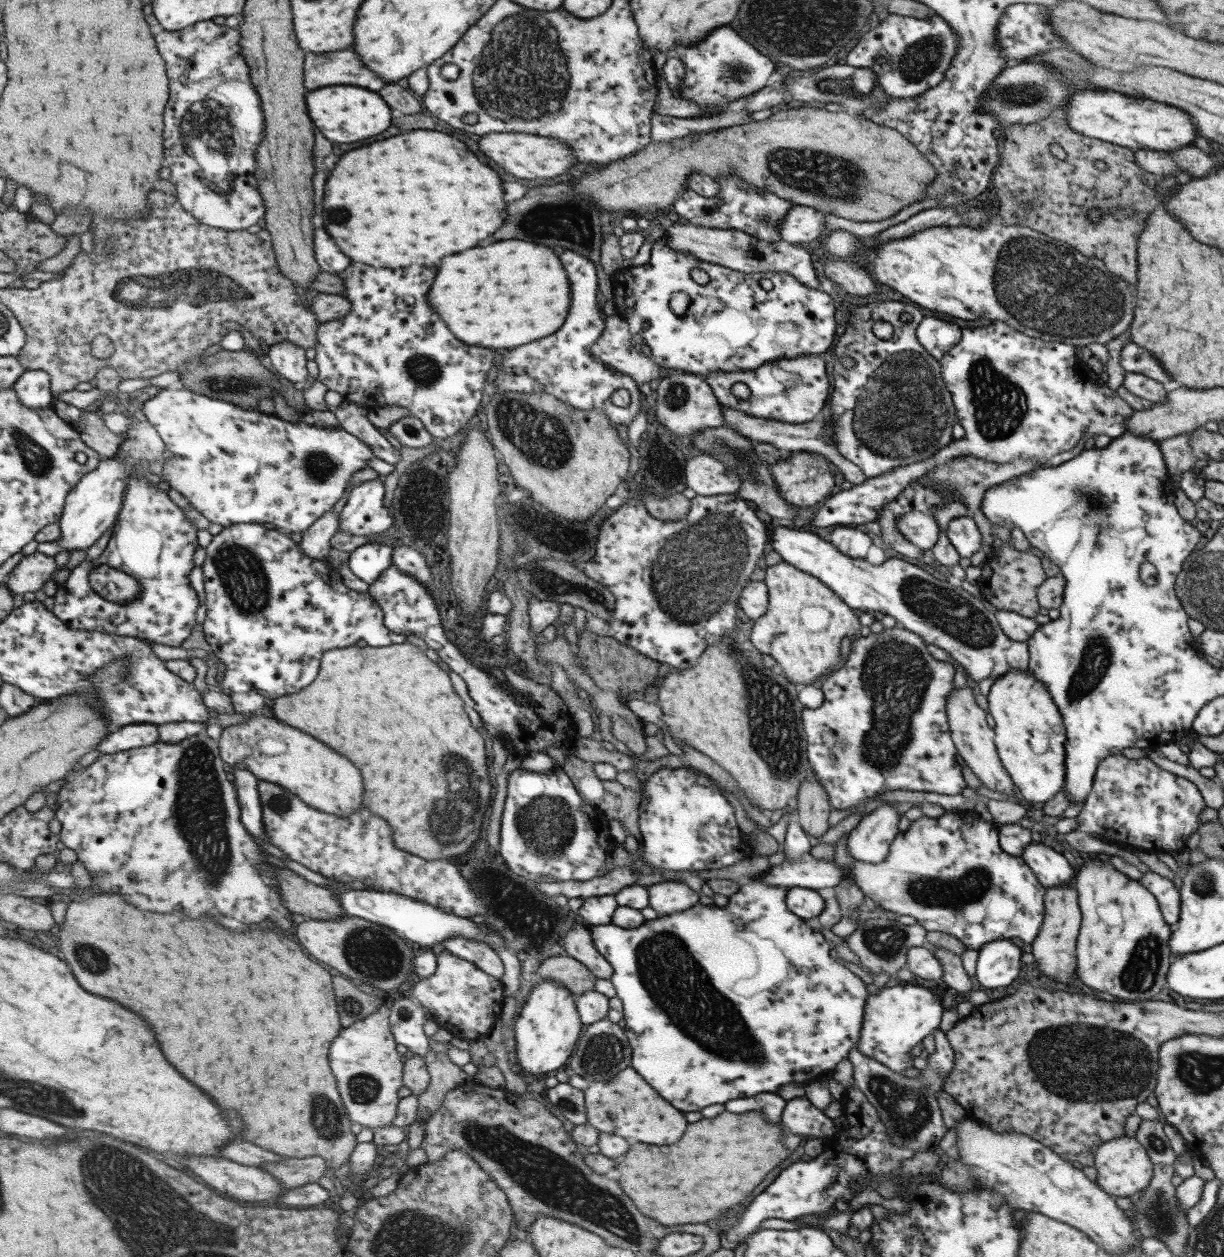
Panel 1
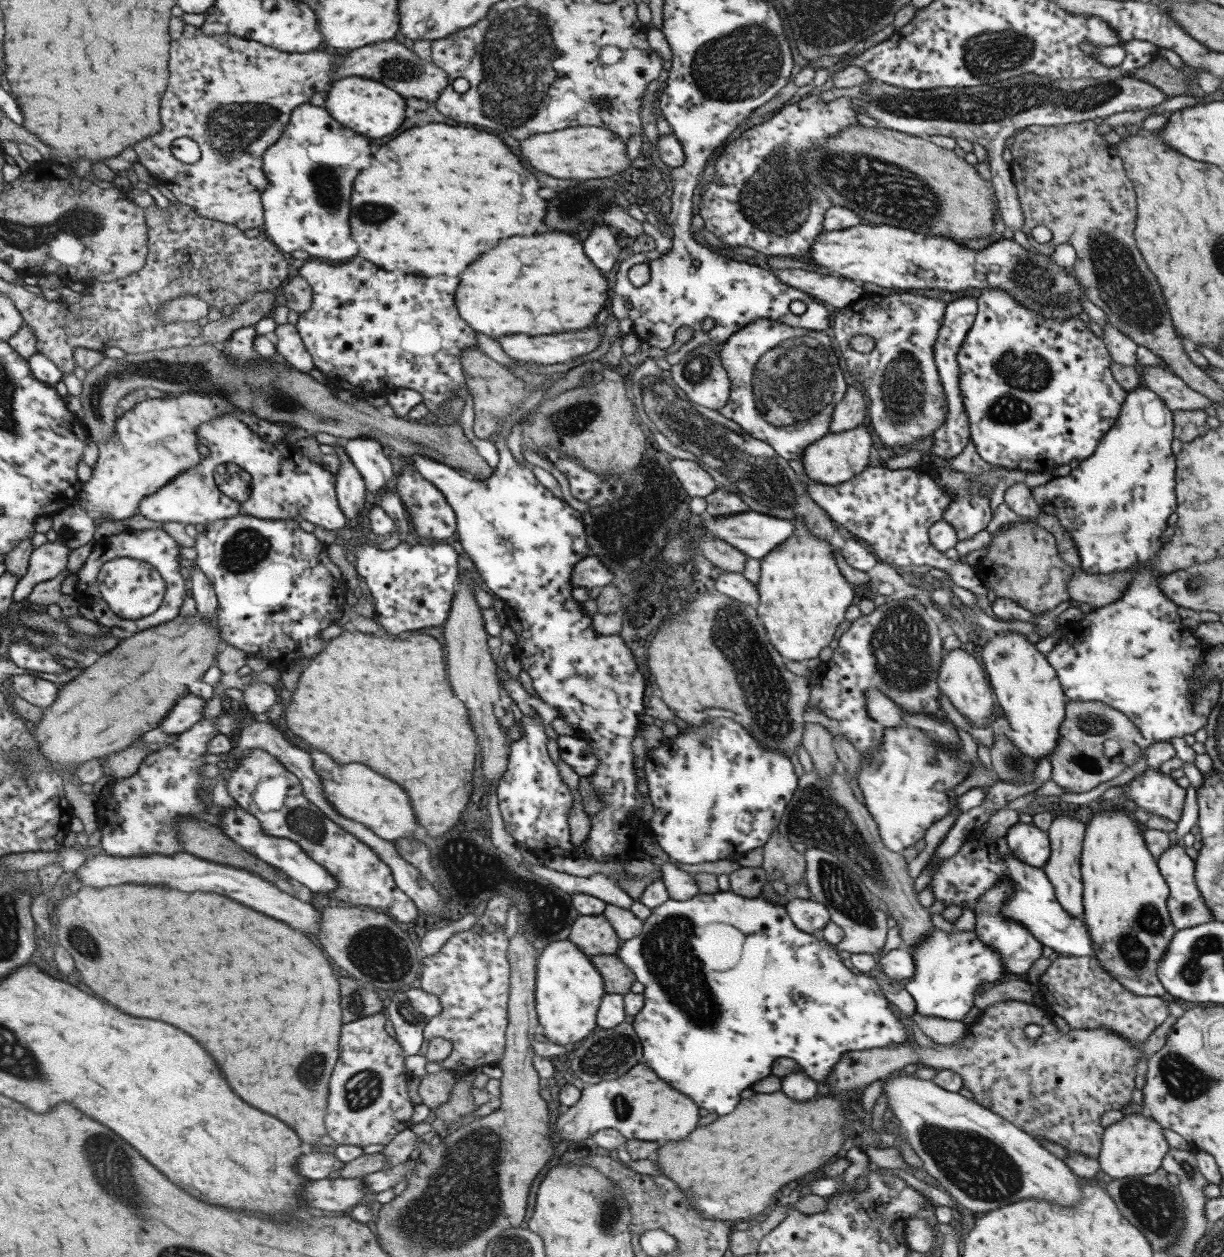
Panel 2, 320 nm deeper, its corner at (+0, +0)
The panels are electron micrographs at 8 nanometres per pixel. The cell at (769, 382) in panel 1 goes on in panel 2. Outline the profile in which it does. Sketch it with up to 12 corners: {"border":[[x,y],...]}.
{"border":[[755,319],[718,348],[718,413],[785,460],[846,391],[824,331]]}

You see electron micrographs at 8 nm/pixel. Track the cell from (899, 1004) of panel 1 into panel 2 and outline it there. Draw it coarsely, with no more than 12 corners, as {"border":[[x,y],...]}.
{"border":[[931,929],[899,986],[923,1016],[962,1021],[1008,973],[974,930]]}

